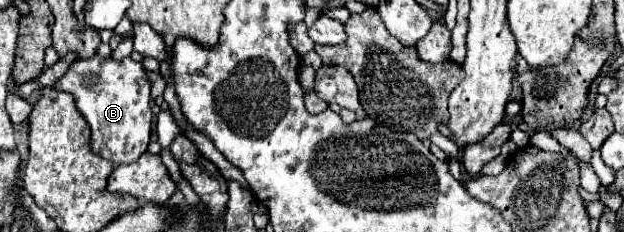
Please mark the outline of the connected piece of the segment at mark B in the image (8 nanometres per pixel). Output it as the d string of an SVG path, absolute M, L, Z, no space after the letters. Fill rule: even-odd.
M95 54L93 58L75 60L69 70L53 84L75 98L77 108L93 130L93 152L119 164L137 162L147 150L147 132L151 132L151 84L139 62L131 58L113 60Z

